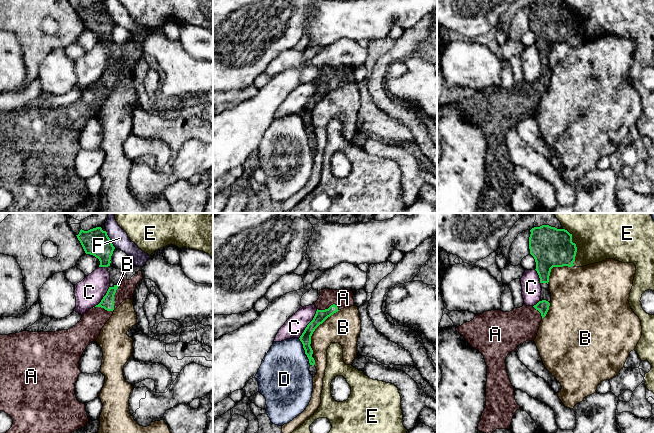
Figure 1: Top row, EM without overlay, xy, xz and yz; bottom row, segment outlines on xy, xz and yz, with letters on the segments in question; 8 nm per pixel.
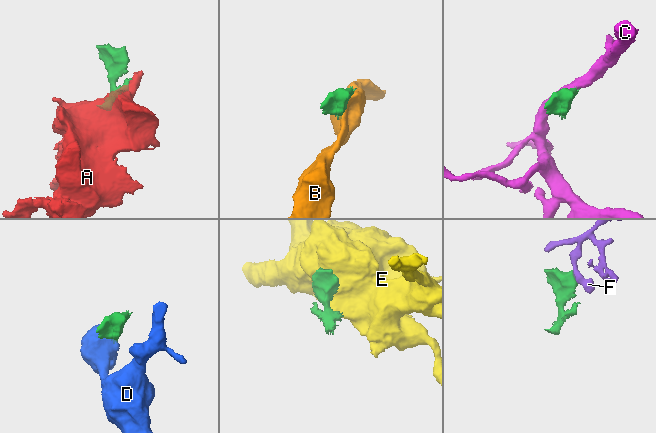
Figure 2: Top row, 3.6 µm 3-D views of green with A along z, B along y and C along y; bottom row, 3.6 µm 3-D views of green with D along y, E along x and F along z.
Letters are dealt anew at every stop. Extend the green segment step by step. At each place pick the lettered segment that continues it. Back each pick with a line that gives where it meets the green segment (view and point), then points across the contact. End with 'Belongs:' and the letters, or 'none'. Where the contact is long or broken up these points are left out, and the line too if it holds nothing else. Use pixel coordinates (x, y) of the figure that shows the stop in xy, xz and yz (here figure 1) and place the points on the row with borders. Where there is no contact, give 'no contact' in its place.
A: contact xy (113, 308)
Belongs: A

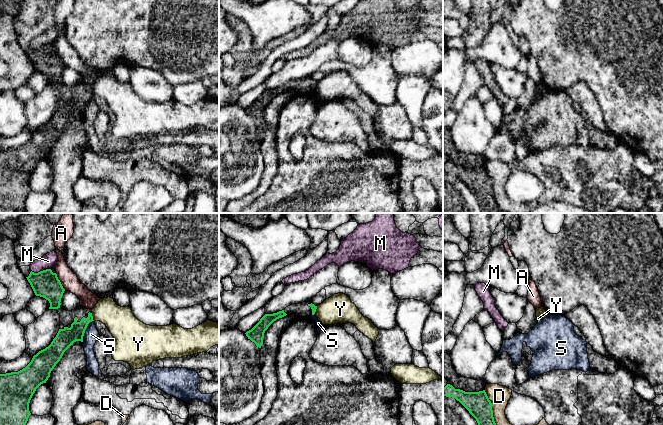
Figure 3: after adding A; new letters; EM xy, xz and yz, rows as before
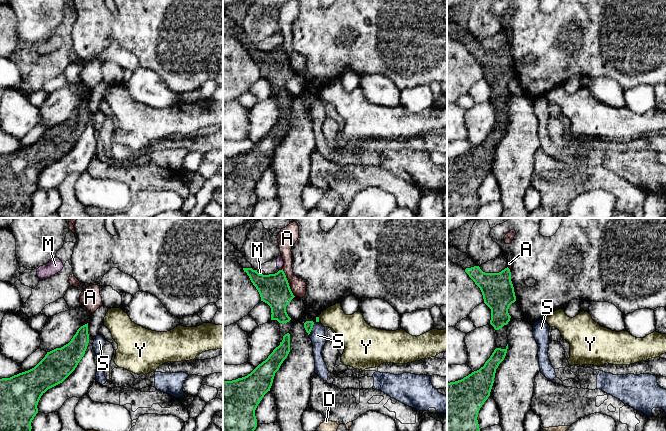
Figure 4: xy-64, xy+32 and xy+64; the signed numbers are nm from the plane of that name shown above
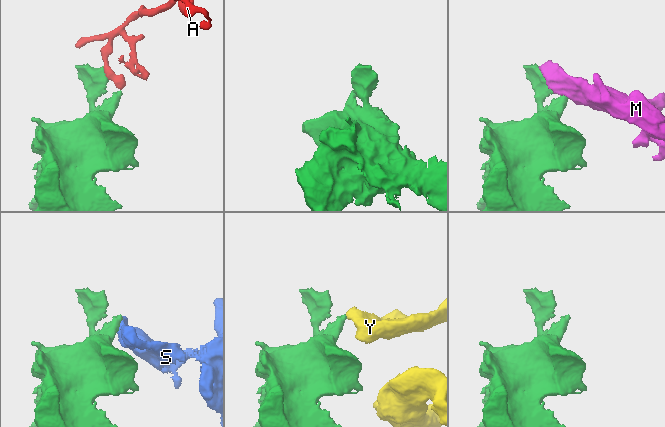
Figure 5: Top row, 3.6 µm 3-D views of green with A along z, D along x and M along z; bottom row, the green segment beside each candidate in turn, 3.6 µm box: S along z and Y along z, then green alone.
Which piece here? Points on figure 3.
Belongs: none

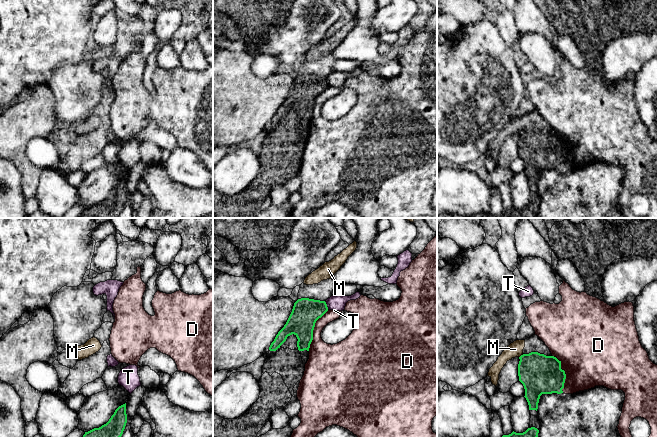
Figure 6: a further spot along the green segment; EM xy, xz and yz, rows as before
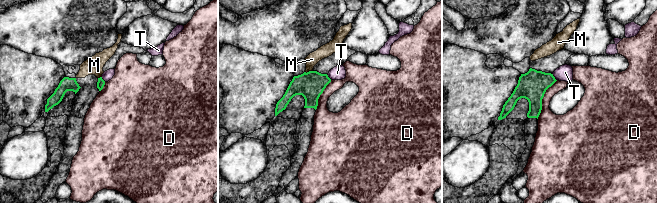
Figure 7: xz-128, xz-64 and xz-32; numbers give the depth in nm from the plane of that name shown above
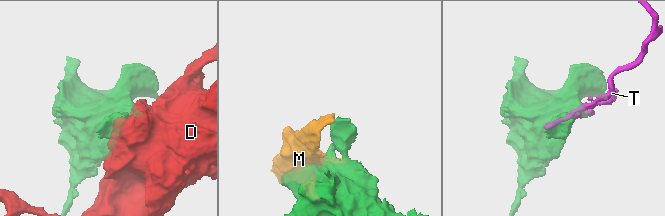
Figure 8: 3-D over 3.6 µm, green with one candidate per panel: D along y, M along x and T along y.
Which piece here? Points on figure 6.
Belongs: none

